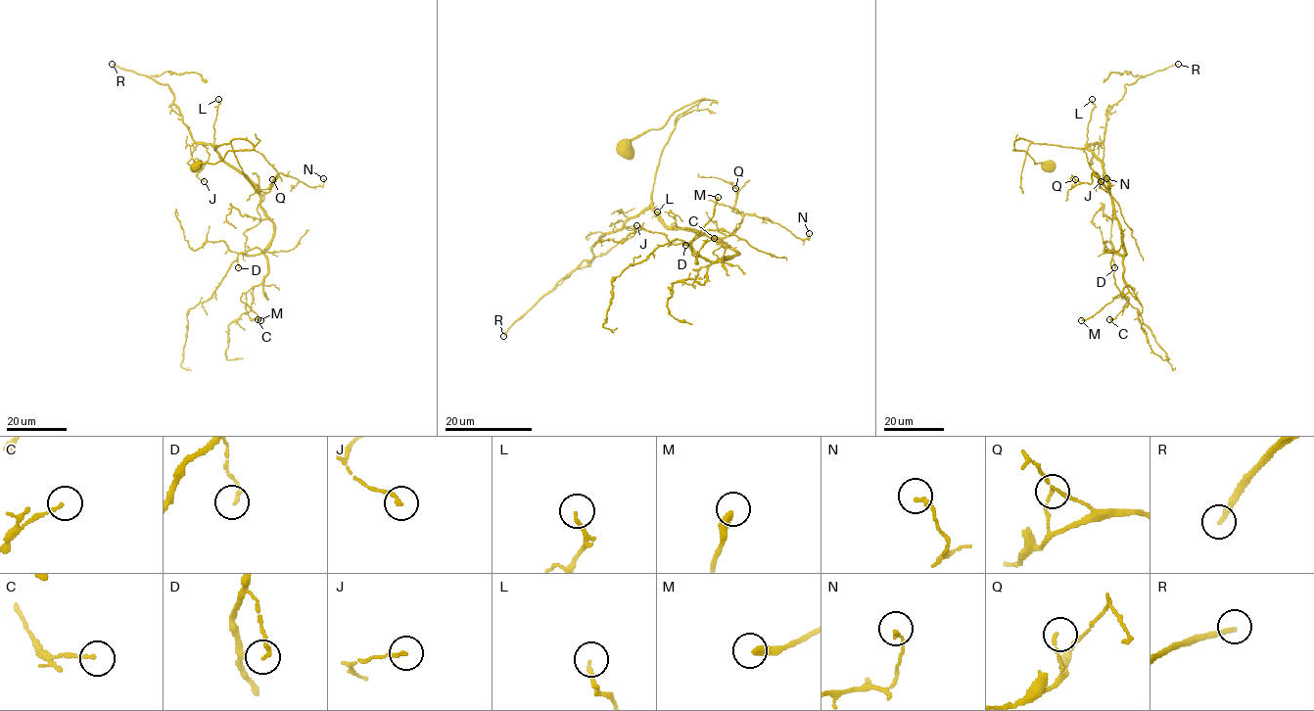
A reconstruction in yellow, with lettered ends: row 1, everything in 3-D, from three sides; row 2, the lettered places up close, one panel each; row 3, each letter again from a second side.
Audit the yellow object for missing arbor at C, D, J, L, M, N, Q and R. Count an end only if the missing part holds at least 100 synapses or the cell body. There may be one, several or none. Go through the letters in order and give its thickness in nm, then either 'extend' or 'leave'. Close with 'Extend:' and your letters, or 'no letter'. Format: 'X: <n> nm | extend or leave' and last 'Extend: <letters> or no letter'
C: 110 nm | leave
D: 150 nm | leave
J: 150 nm | leave
L: 140 nm | leave
M: 360 nm | leave
N: 140 nm | leave
Q: 110 nm | leave
R: 220 nm | extend
Extend: R

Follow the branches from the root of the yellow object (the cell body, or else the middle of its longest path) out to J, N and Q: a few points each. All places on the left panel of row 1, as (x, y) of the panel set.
J: (197, 166), (253, 145), (244, 139), (214, 148), (197, 142), (209, 154), (197, 176), (204, 181)
N: (197, 166), (252, 150), (244, 139), (214, 150), (261, 193), (279, 172), (309, 186), (323, 178)
Q: (197, 166), (218, 163), (229, 150), (252, 150), (244, 139), (214, 150), (261, 193), (272, 179)

